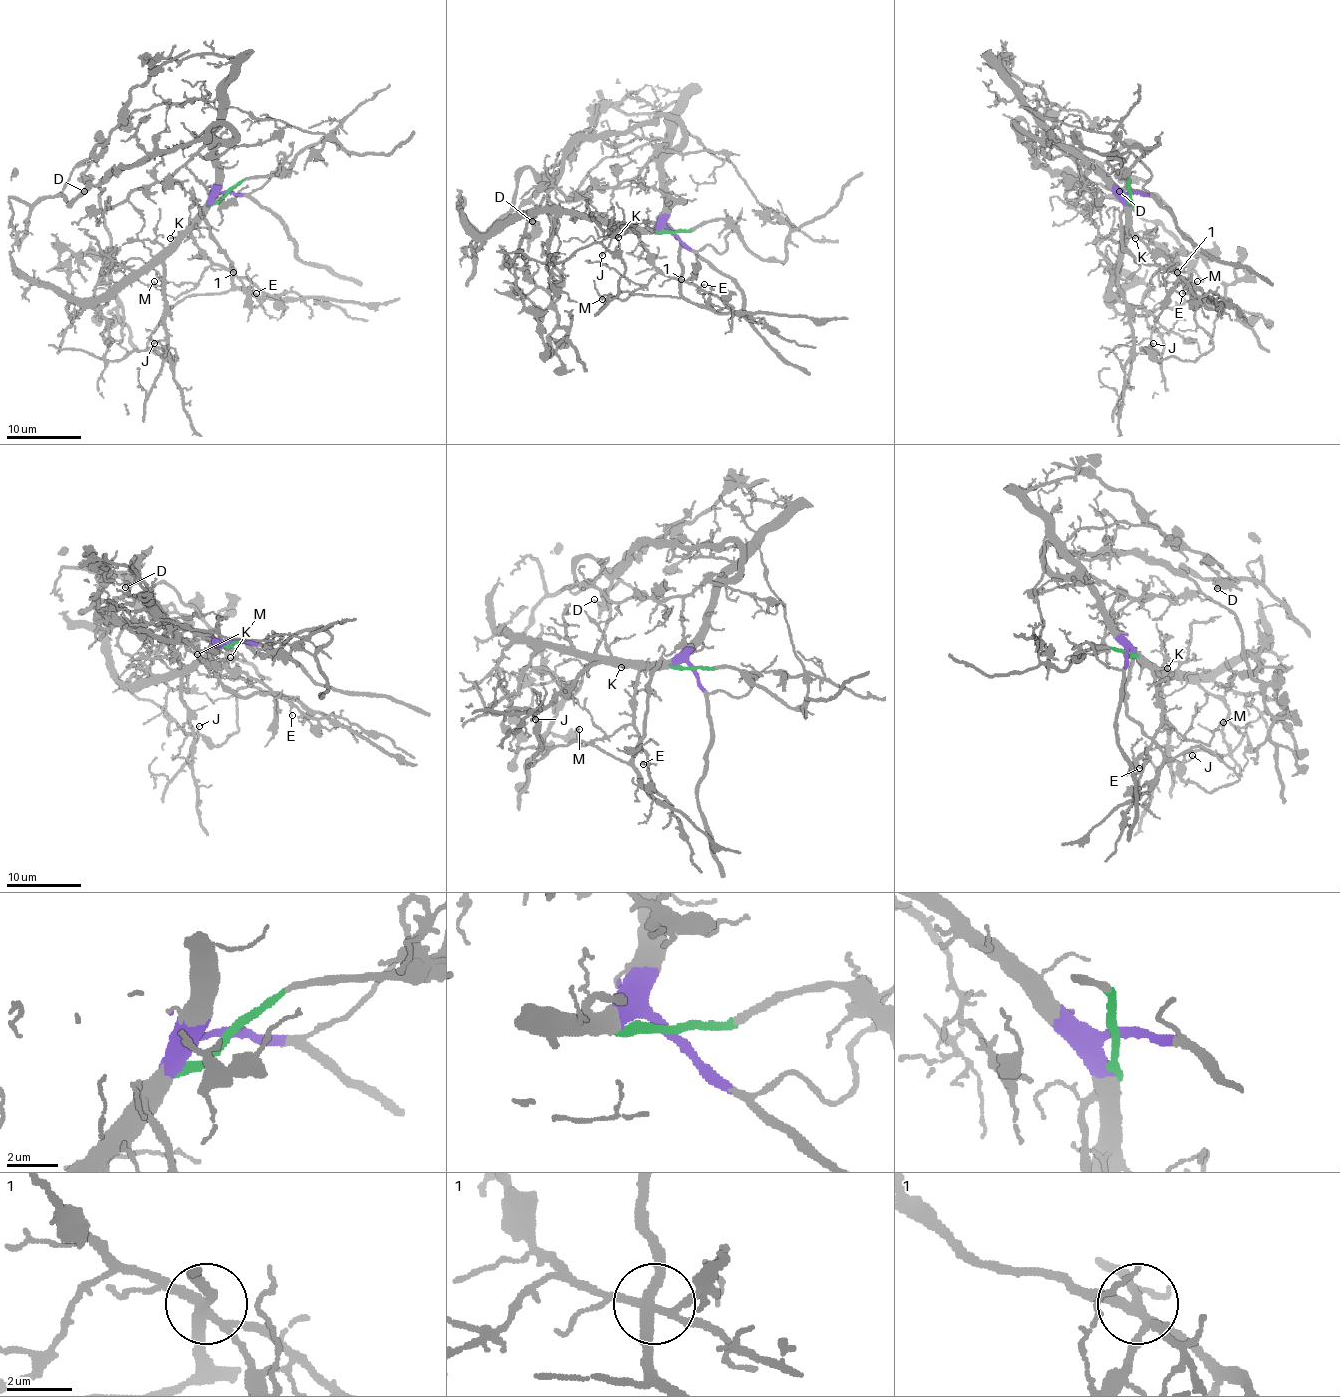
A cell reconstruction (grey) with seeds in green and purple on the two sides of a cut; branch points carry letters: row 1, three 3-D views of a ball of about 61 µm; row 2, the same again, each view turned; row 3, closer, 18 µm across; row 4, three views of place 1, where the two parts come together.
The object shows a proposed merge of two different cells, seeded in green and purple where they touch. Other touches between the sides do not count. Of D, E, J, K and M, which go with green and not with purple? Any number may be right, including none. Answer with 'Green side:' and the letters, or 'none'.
Green side: none

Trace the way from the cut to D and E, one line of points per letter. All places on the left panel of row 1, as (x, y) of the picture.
D: (225, 193), (218, 191), (214, 127), (113, 170), (70, 204), (55, 196), (76, 167), (89, 163), (83, 191)
E: (225, 193), (216, 196), (191, 230), (191, 239), (218, 265), (244, 277), (257, 293)

